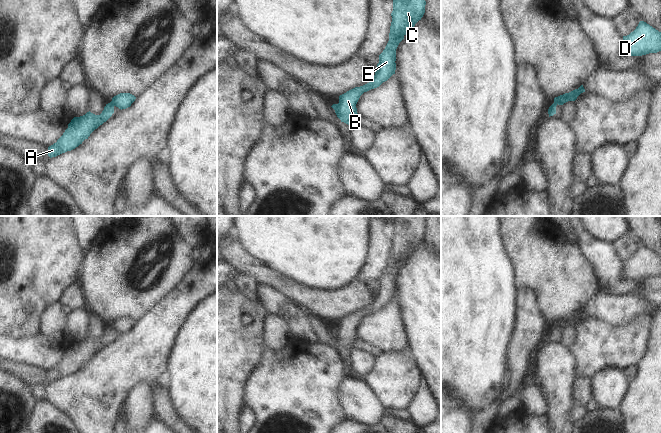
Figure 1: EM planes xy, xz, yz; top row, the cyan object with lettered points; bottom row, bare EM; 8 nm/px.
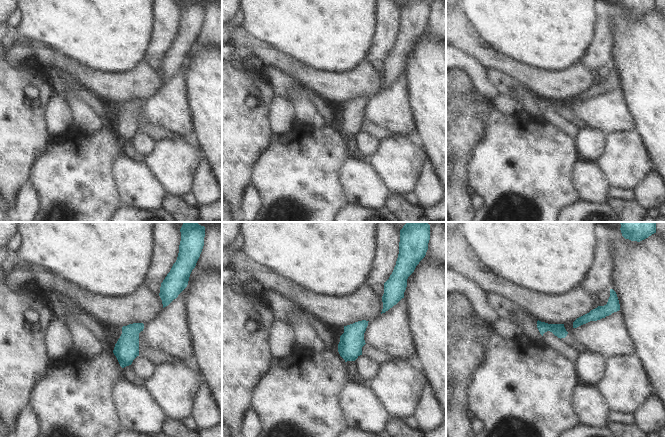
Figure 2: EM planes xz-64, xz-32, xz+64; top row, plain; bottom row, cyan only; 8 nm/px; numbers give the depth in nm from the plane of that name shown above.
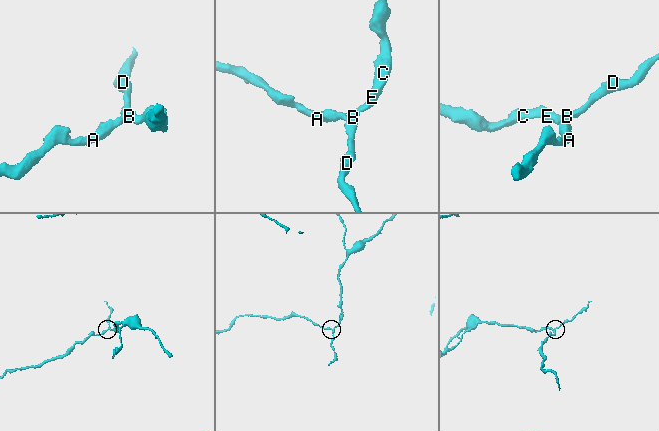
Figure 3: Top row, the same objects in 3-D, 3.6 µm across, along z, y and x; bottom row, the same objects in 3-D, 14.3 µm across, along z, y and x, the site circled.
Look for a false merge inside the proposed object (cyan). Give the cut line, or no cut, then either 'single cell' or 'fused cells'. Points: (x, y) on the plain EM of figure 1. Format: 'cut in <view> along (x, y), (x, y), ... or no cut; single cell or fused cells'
cut in xy along (110, 326), (114, 329); fused cells

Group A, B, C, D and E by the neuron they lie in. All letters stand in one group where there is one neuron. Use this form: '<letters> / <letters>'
A / B C D E

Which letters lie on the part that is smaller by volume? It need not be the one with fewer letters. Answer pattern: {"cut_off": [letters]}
{"cut_off": ["A"]}

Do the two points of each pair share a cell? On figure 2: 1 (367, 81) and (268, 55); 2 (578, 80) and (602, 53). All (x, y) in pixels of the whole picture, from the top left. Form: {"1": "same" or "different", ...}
{"1": "same", "2": "different"}

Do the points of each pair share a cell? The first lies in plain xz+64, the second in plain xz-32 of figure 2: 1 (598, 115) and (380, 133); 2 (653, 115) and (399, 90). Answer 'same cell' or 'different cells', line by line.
1: different cells
2: different cells

